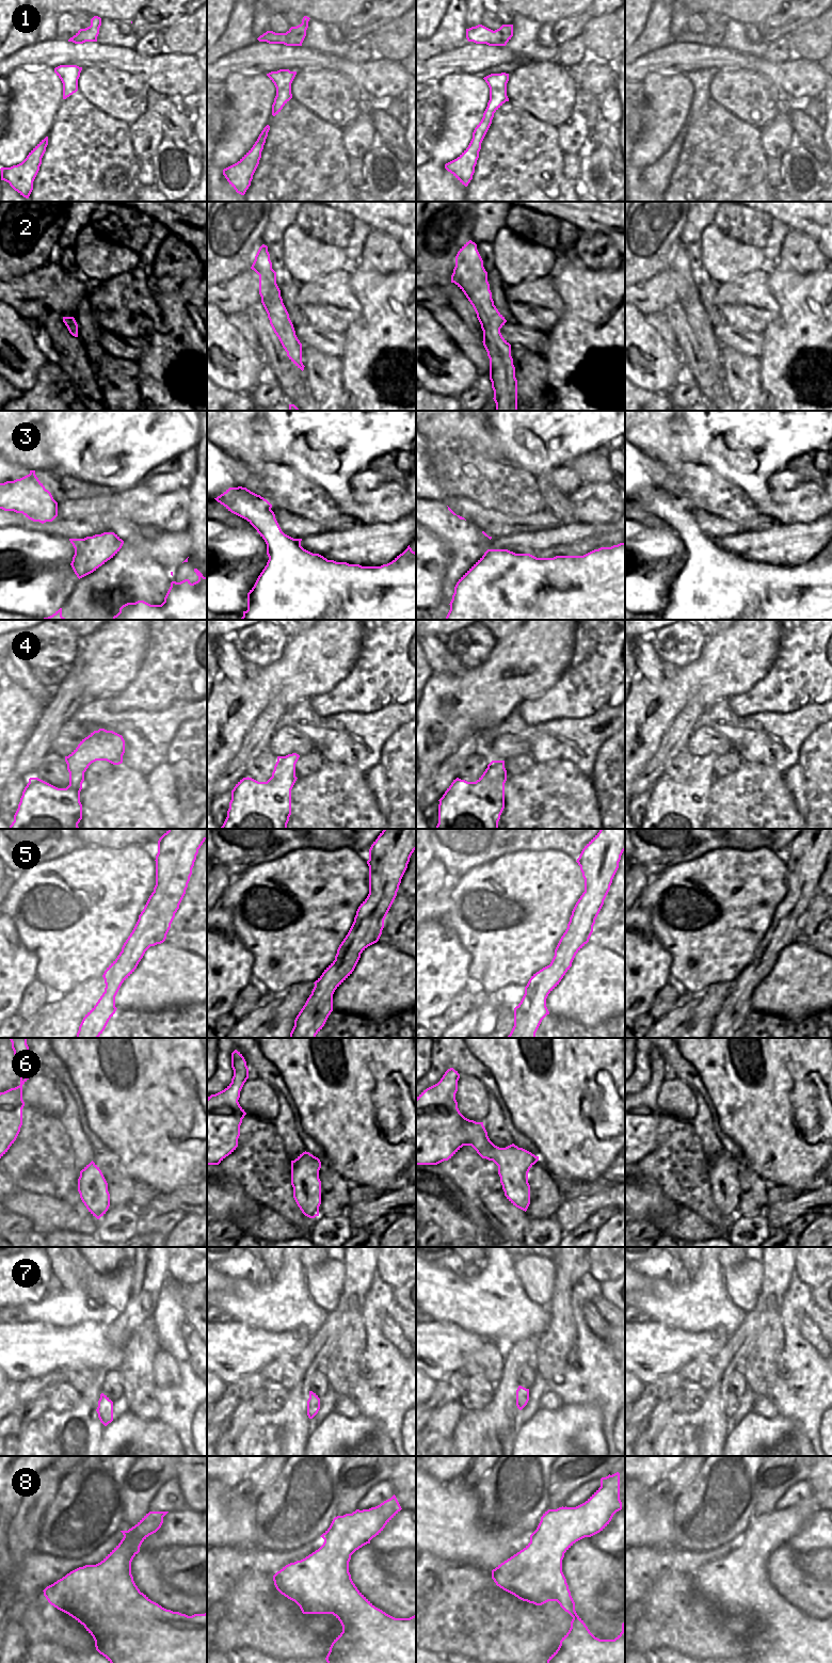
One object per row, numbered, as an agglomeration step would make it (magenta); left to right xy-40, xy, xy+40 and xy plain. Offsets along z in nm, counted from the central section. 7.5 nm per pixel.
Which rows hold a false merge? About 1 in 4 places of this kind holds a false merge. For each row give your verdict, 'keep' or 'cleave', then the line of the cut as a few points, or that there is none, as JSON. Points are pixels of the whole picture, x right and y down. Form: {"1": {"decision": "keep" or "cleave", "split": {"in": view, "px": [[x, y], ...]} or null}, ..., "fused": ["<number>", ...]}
{"1": {"decision": "keep", "split": null}, "2": {"decision": "keep", "split": null}, "3": {"decision": "keep", "split": null}, "4": {"decision": "keep", "split": null}, "5": {"decision": "keep", "split": null}, "6": {"decision": "keep", "split": null}, "7": {"decision": "keep", "split": null}, "8": {"decision": "keep", "split": null}, "fused": []}

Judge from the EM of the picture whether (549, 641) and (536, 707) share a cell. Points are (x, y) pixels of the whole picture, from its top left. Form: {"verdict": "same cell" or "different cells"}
{"verdict": "different cells"}

